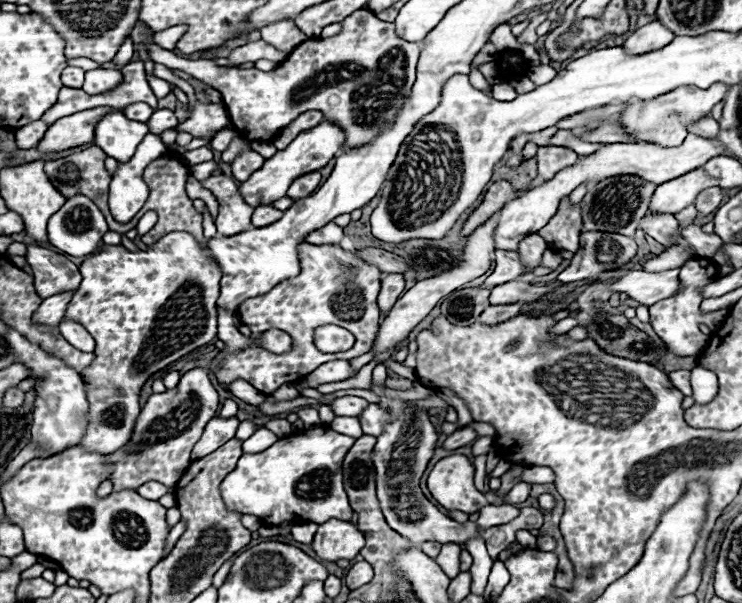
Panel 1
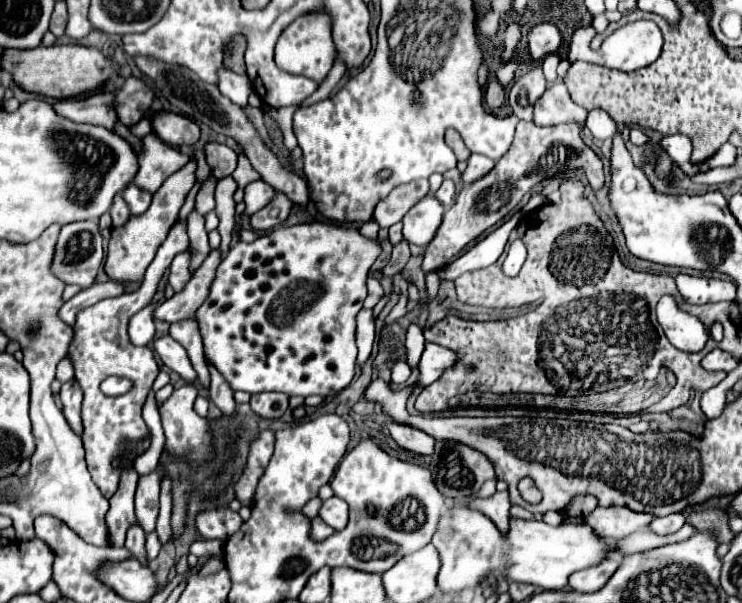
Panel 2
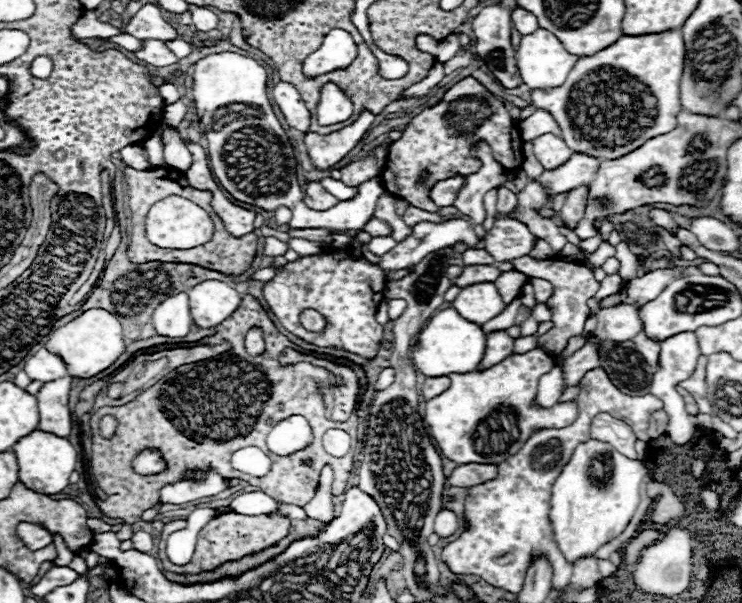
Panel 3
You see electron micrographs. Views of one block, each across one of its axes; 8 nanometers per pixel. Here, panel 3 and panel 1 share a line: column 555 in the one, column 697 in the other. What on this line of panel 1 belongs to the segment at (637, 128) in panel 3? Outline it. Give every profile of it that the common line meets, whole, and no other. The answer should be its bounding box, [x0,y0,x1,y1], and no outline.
[620,84,726,146]

